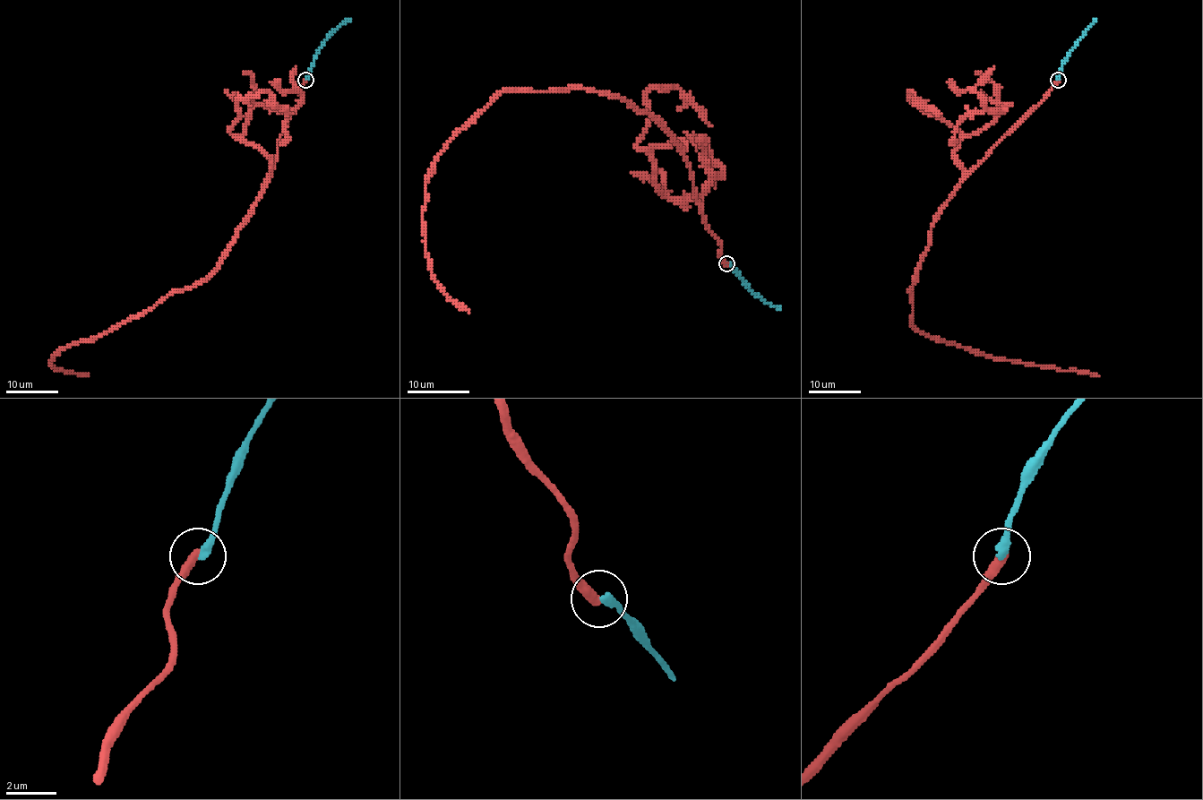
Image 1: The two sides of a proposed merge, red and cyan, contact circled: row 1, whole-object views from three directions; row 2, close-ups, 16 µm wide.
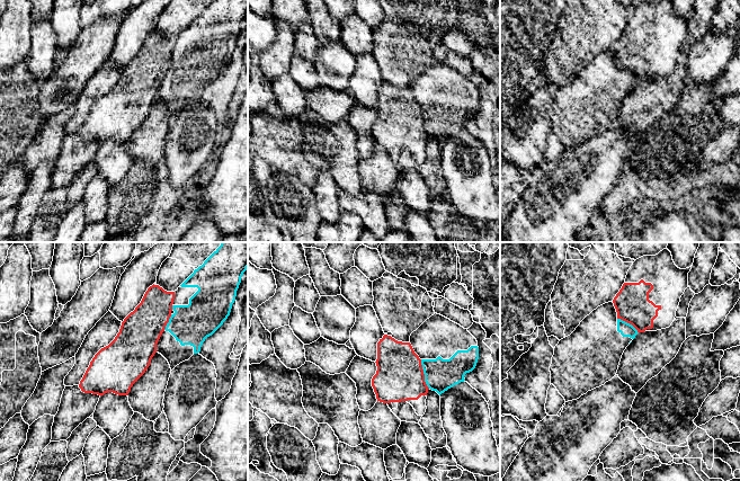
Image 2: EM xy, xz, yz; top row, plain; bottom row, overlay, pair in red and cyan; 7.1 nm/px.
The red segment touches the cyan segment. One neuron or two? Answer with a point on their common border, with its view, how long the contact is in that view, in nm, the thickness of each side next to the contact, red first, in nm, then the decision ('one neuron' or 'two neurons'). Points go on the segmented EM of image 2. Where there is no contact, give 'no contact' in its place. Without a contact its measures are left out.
xz (424, 374) | 220 nm | 340/220 nm | two neurons

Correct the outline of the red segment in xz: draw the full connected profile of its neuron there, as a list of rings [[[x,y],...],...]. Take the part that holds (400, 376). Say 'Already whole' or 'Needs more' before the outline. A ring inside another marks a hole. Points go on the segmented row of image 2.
Needs more. [[[384,335],[377,342],[377,371],[372,378],[376,399],[383,403],[407,401],[418,416],[426,412],[429,388],[425,382],[421,359],[410,342]]]

